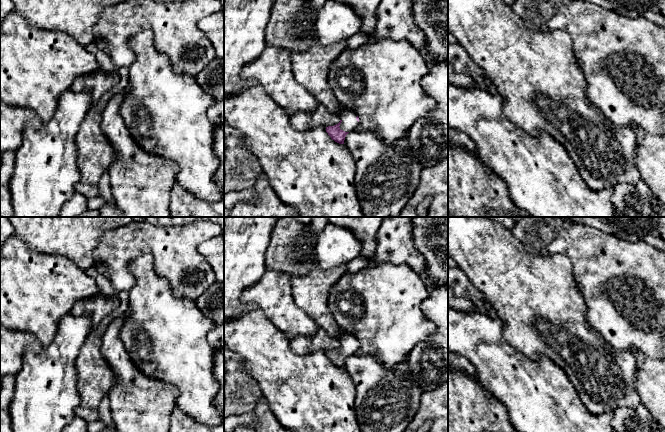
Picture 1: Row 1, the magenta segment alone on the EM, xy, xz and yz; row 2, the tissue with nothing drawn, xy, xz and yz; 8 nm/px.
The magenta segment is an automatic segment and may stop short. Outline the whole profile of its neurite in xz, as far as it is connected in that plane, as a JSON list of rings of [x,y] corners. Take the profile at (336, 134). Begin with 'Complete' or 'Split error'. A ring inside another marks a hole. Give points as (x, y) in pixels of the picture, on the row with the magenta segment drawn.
Split error. [[[345,108],[338,115],[340,122],[334,126],[326,127],[326,132],[335,142],[344,144],[346,135],[358,126],[359,117],[355,112],[346,110]]]

